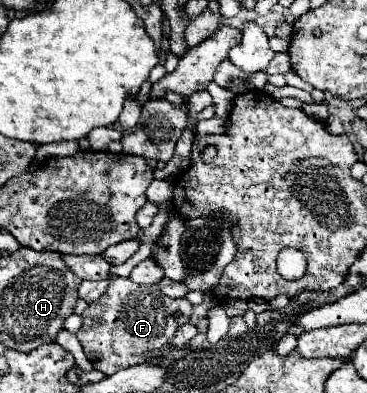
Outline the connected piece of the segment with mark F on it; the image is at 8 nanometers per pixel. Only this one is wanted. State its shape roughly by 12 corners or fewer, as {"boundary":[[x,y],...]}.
{"boundary":[[110,280],[76,338],[110,376],[166,352],[192,304]]}

